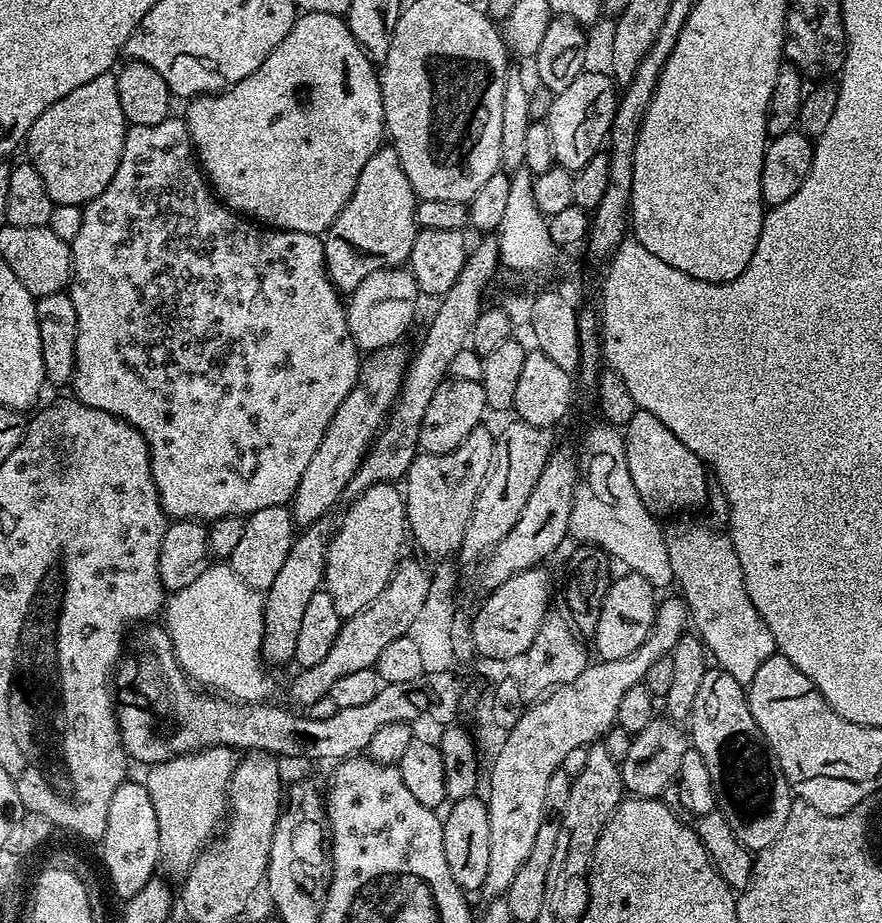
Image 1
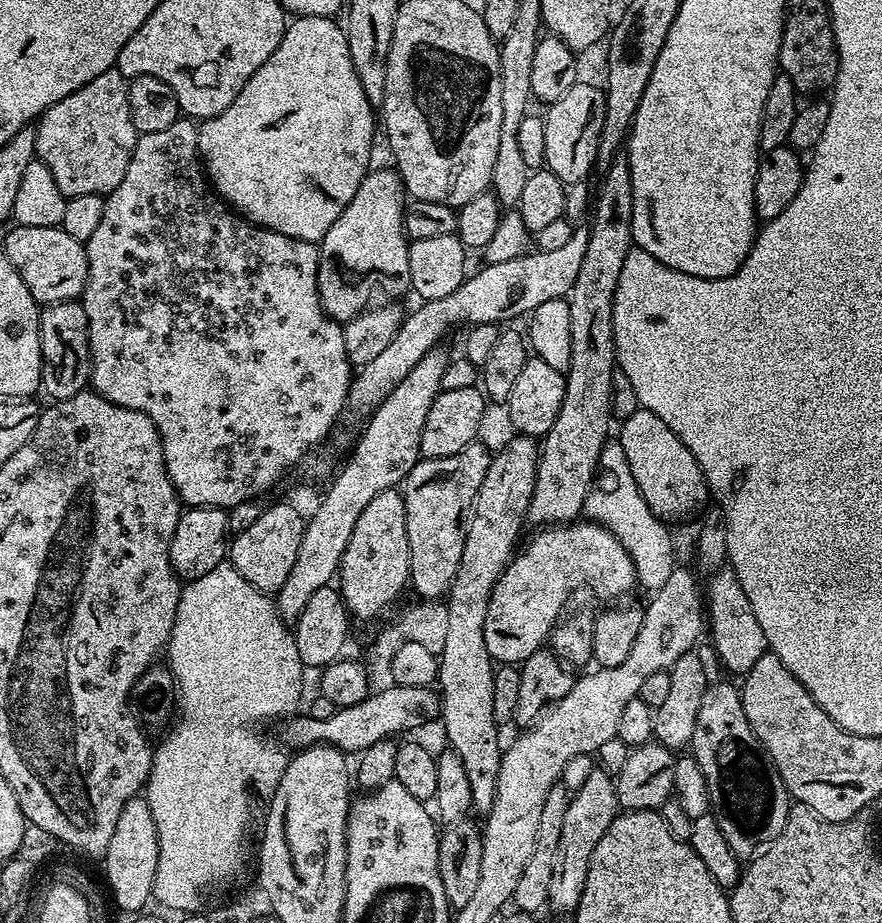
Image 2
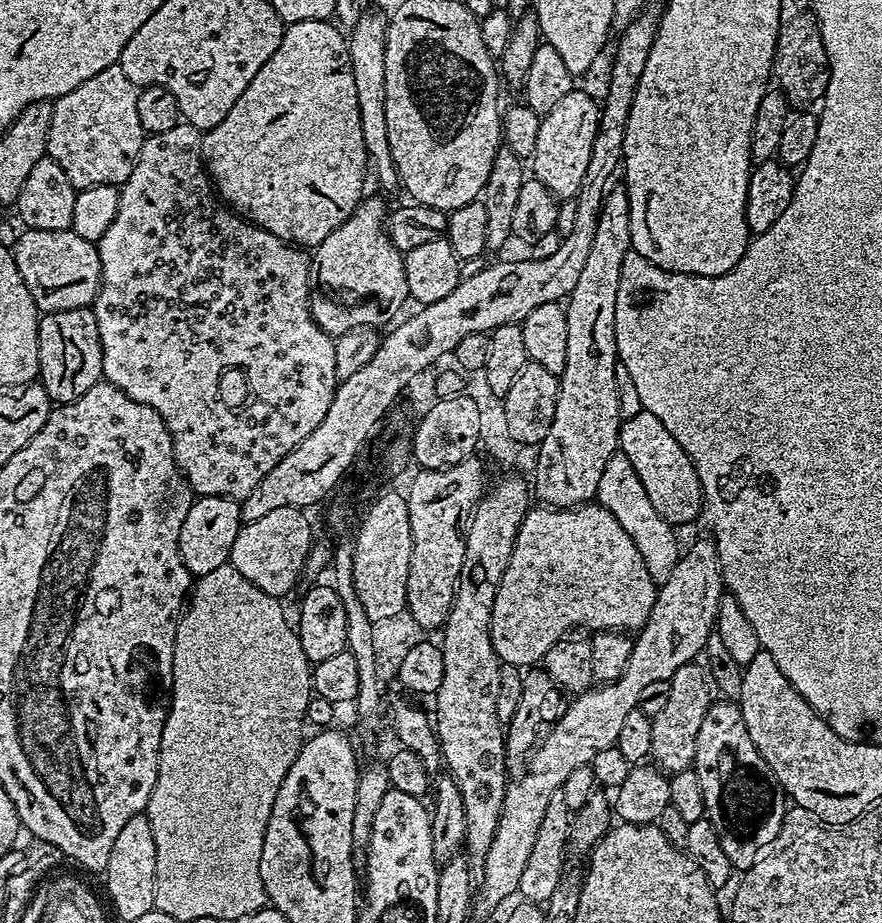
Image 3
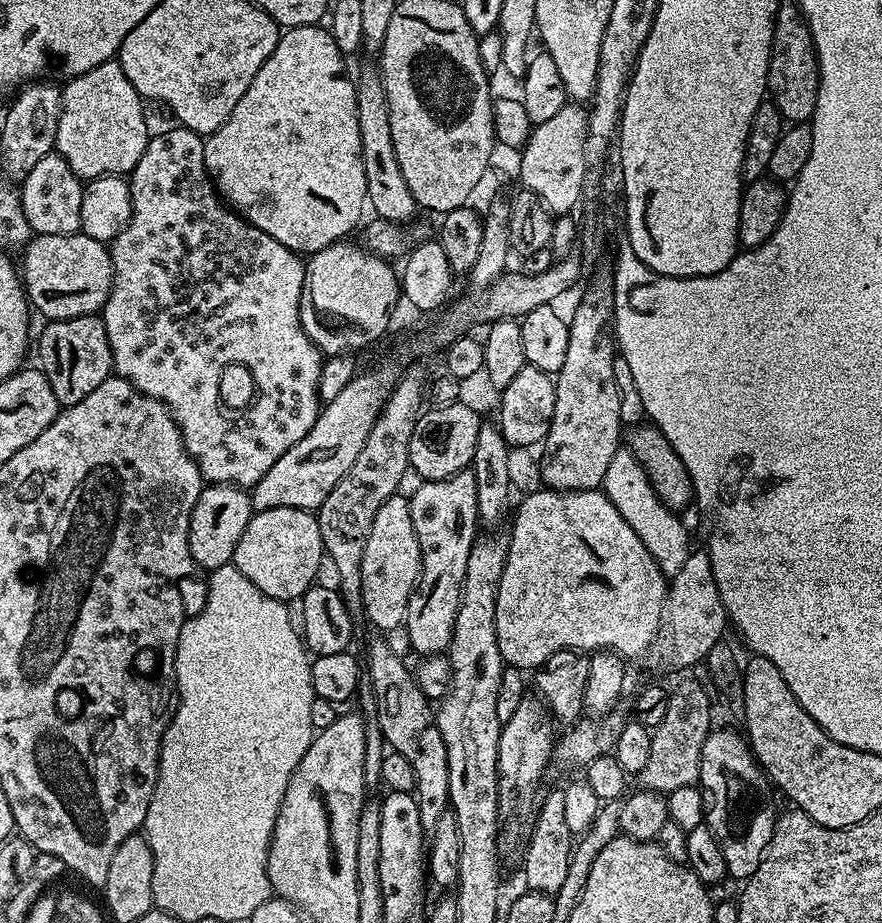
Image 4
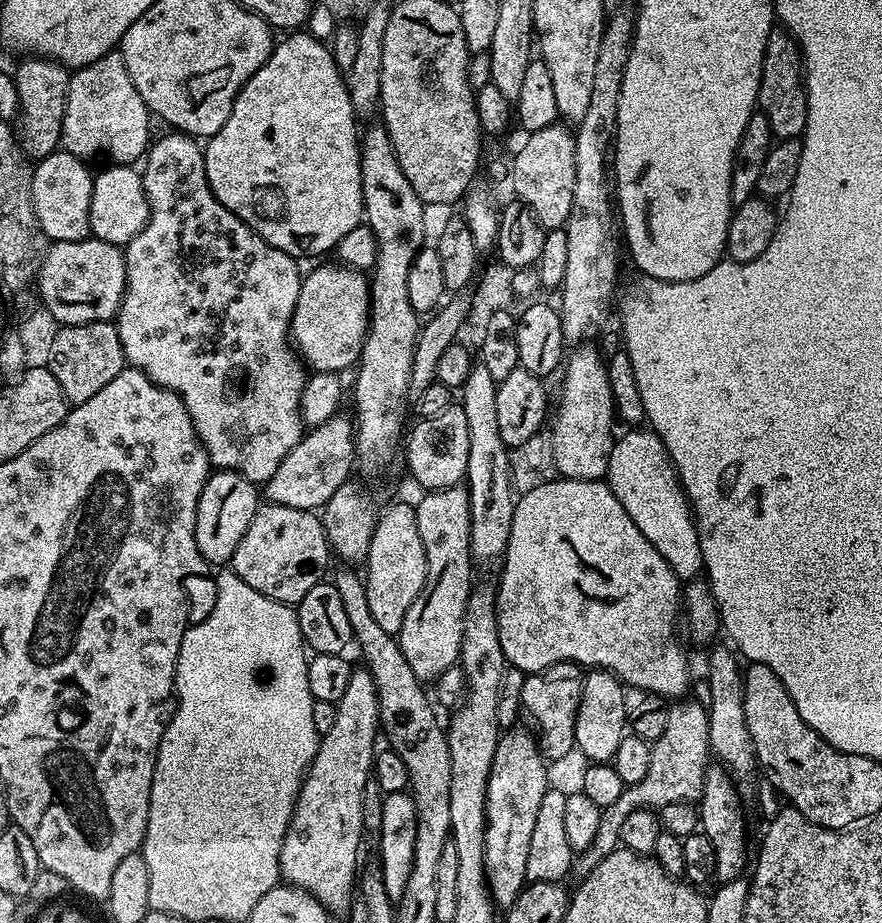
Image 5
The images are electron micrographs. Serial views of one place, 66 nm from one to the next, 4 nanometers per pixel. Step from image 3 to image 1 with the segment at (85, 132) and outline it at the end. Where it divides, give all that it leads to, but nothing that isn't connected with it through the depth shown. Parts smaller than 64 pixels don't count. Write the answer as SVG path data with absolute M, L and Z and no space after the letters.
M112 72L98 74L98 78L90 78L86 86L70 90L66 98L54 102L50 110L36 119L28 131L27 159L34 170L42 174L53 205L86 205L110 186L118 162L122 162L129 127L118 100L118 82Z

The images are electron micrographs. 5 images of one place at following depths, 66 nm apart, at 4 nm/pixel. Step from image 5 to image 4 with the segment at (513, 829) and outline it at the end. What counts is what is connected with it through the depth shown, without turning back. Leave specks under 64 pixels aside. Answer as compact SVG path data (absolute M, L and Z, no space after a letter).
M526 694L518 702L518 710L510 717L510 722L500 725L498 738L498 794L500 795L501 817L512 816L532 796L532 791L540 784L544 770L554 756L553 717L548 706L535 695Z

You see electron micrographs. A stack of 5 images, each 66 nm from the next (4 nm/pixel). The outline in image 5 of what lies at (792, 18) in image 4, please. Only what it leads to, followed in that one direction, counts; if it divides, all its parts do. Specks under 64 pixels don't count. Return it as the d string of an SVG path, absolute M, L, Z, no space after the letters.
M773 27L770 38L766 42L766 54L762 58L762 78L758 86L756 103L758 111L764 115L766 122L770 122L770 130L776 140L795 140L803 137L808 113L804 89L804 61L800 58L800 48L796 45L796 37L783 27Z

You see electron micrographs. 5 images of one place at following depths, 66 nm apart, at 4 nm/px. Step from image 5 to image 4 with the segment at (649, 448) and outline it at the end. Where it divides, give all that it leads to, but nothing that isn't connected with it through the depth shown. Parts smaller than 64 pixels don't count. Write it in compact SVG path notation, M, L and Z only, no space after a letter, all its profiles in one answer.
M622 446L616 451L614 458L610 458L602 491L608 495L610 502L614 502L618 514L626 518L630 530L634 530L634 534L642 538L642 546L650 550L654 562L658 562L665 577L671 578L674 574L678 574L678 570L689 567L688 532L684 529L683 522L679 520L681 517L659 500L650 478L627 447Z

